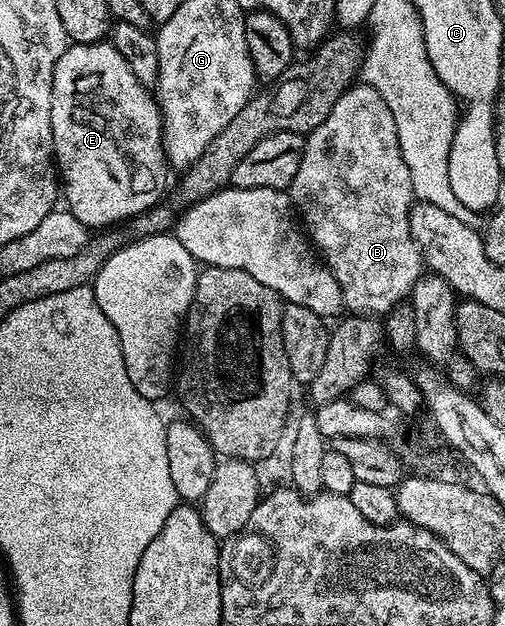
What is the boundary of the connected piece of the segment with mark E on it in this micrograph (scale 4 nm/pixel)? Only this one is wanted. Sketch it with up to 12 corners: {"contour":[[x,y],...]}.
{"contour":[[109,41],[67,45],[50,123],[91,228],[163,201],[158,99]]}

